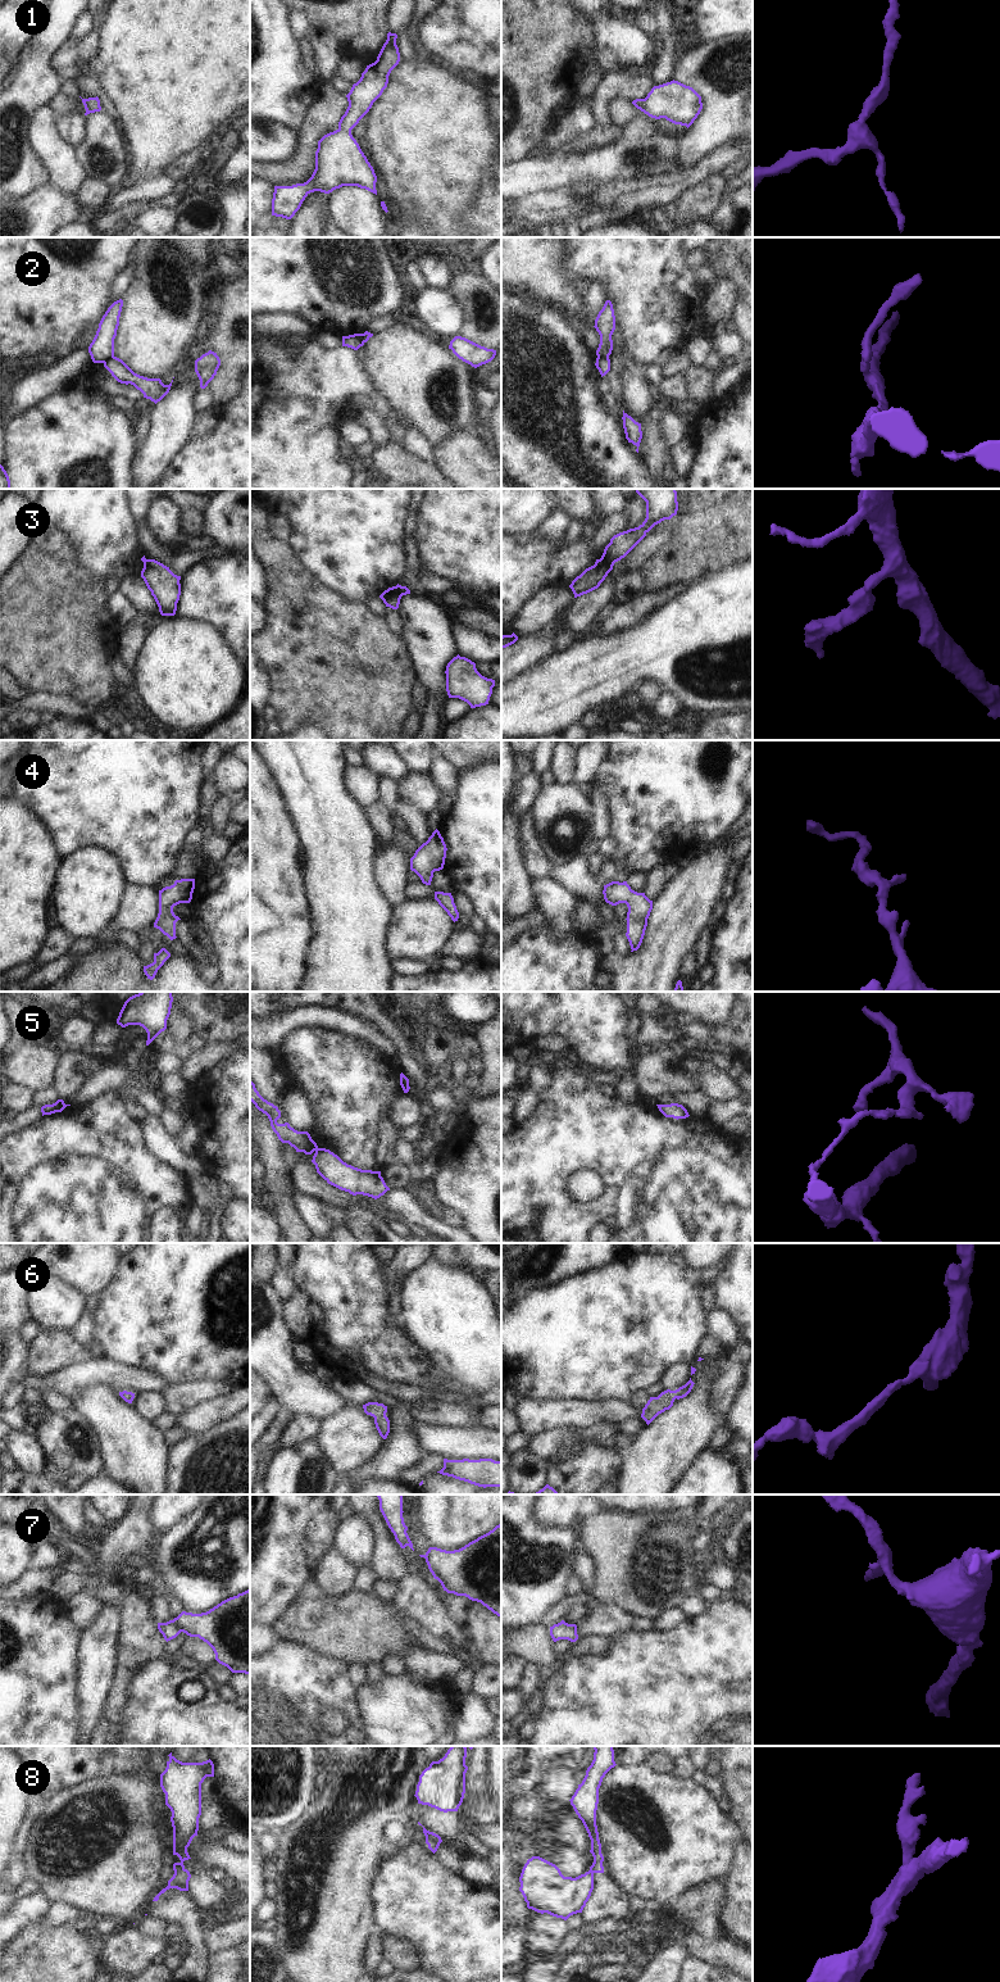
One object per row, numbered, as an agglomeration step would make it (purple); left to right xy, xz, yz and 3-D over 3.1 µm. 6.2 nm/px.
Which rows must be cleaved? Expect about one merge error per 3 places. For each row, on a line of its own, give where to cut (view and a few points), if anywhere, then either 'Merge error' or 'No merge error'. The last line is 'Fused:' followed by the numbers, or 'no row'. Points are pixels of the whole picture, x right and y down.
1: No split. No merge error
2: Split along yz (598, 355), (608, 358). Merge error
3: Split along yz (600, 558), (612, 567). Merge error
4: No split. No merge error
5: Split along xz (317, 1147), (314, 1150). Merge error
6: No split. No merge error
7: Split along xy (172, 1620), (181, 1631). Merge error
8: Split along xz (426, 1837), (433, 1837), (440, 1842). Merge error
Fused: 2, 3, 5, 7, 8

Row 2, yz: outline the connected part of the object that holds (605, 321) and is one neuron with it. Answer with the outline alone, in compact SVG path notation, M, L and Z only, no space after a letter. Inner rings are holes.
M606 300L603 309L599 312L594 327L600 335L600 344L596 355L609 358L613 350L612 335L615 330L615 316L610 300Z

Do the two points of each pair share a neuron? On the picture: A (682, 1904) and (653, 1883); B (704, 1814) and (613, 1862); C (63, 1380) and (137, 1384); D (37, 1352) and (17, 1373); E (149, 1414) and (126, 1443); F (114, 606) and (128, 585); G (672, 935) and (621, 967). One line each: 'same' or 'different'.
A: different
B: same
C: same
D: different
E: different
F: different
G: same

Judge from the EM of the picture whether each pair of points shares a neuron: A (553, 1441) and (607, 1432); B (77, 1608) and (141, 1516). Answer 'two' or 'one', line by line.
A: one
B: one

